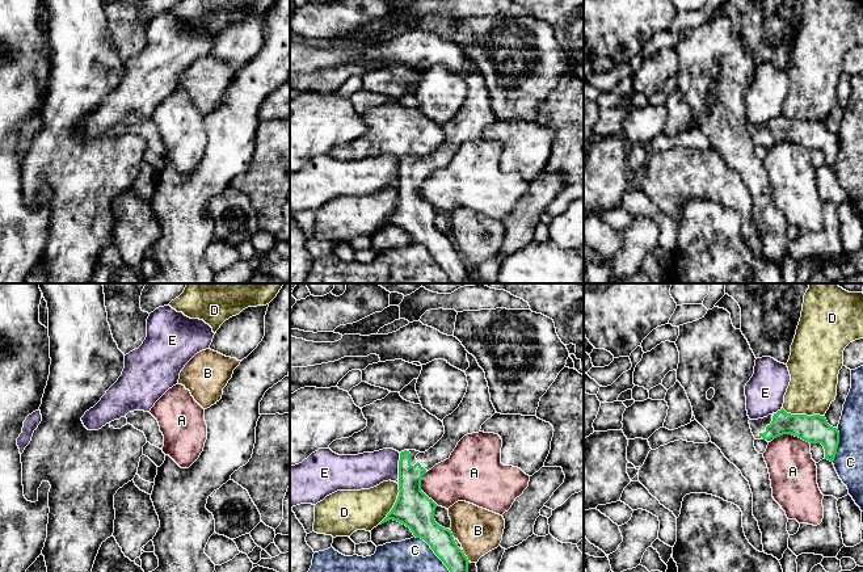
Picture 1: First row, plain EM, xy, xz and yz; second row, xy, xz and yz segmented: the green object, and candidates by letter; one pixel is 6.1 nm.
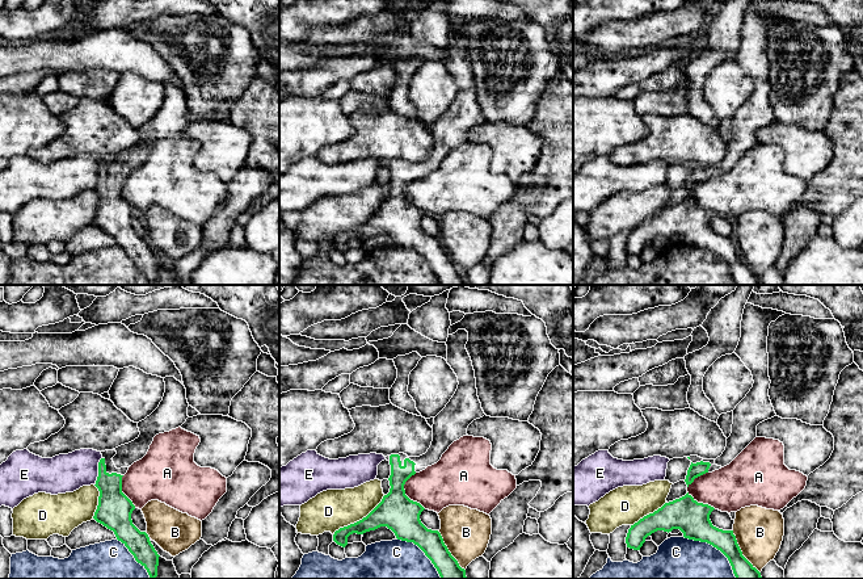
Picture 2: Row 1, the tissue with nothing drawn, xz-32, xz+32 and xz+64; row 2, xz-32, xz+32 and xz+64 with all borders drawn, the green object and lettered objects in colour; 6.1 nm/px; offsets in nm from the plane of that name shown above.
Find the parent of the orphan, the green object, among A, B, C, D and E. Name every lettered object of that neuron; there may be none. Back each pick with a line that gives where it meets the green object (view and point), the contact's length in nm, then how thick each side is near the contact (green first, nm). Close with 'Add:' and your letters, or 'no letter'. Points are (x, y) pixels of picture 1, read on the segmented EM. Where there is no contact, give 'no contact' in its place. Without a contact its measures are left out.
Add: no letter

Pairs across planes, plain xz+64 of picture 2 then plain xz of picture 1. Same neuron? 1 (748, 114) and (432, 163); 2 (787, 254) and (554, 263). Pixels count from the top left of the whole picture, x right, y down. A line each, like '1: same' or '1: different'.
1: same
2: different

